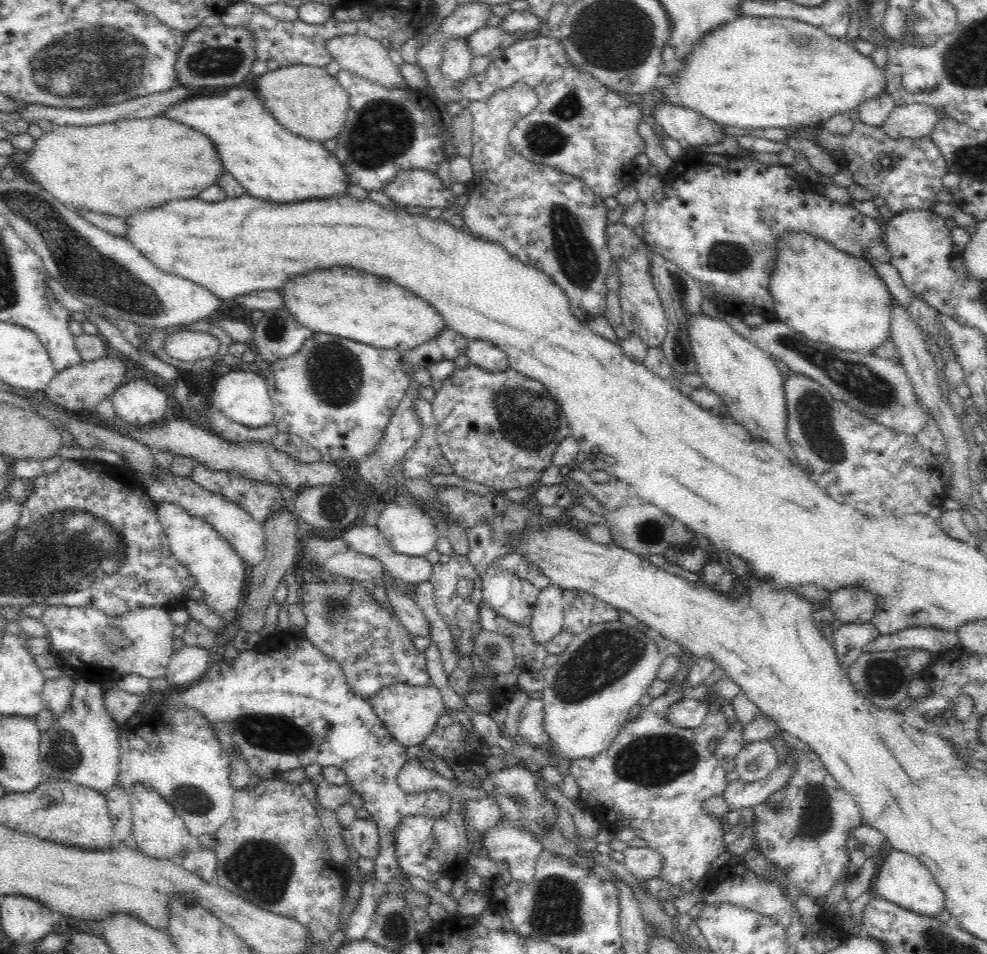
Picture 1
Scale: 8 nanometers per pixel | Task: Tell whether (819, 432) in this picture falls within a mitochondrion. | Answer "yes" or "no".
yes

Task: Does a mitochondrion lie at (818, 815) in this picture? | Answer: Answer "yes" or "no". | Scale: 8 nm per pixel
yes

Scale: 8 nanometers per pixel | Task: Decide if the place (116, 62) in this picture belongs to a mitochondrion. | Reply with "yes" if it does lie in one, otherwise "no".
yes

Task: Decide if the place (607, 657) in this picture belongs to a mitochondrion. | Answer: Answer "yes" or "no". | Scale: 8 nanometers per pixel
yes

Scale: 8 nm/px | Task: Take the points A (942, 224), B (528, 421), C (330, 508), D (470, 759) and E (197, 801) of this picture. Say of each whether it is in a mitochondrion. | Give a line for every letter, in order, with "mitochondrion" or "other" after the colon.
A: other
B: mitochondrion
C: mitochondrion
D: other
E: mitochondrion

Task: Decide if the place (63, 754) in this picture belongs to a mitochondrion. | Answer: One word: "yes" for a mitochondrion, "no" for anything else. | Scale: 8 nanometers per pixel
yes

